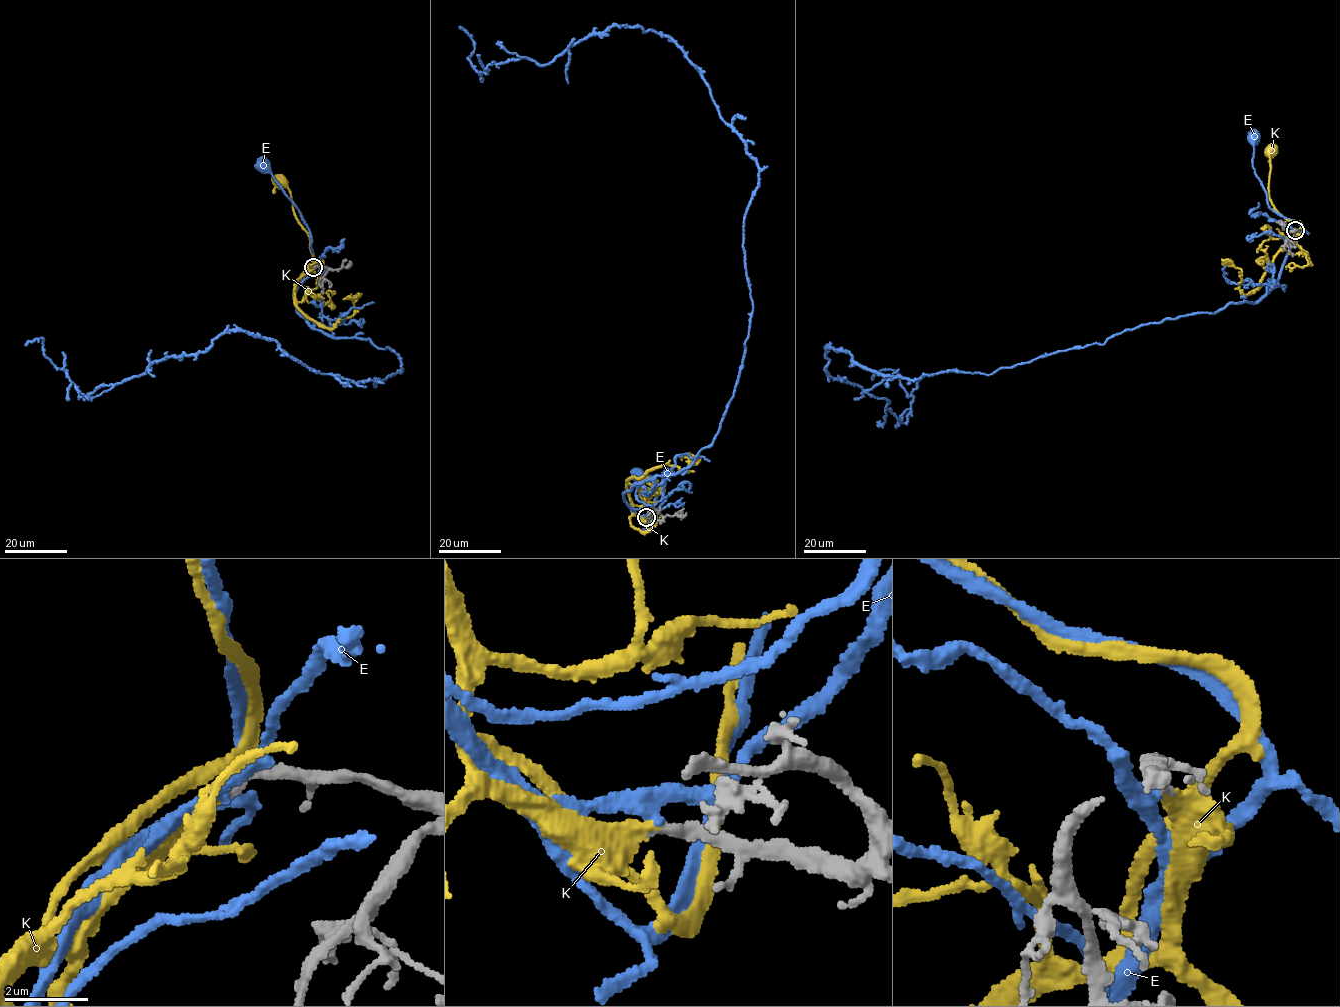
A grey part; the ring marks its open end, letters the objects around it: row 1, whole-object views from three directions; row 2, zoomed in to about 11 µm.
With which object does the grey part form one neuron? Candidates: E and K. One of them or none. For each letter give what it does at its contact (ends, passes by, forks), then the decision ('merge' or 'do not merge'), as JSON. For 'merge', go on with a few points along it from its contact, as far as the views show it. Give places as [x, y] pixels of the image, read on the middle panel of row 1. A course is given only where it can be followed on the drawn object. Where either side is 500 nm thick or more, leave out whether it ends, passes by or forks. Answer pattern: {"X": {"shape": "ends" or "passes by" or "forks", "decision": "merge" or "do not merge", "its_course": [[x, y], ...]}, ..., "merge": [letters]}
{"E": {"shape": "passes by", "decision": "do not merge"}, "K": {"shape": "passes by", "decision": "merge", "its_course": [[646, 517], [643, 520], [648, 524], [657, 497], [646, 491], [646, 493]]}, "merge": ["K"]}

